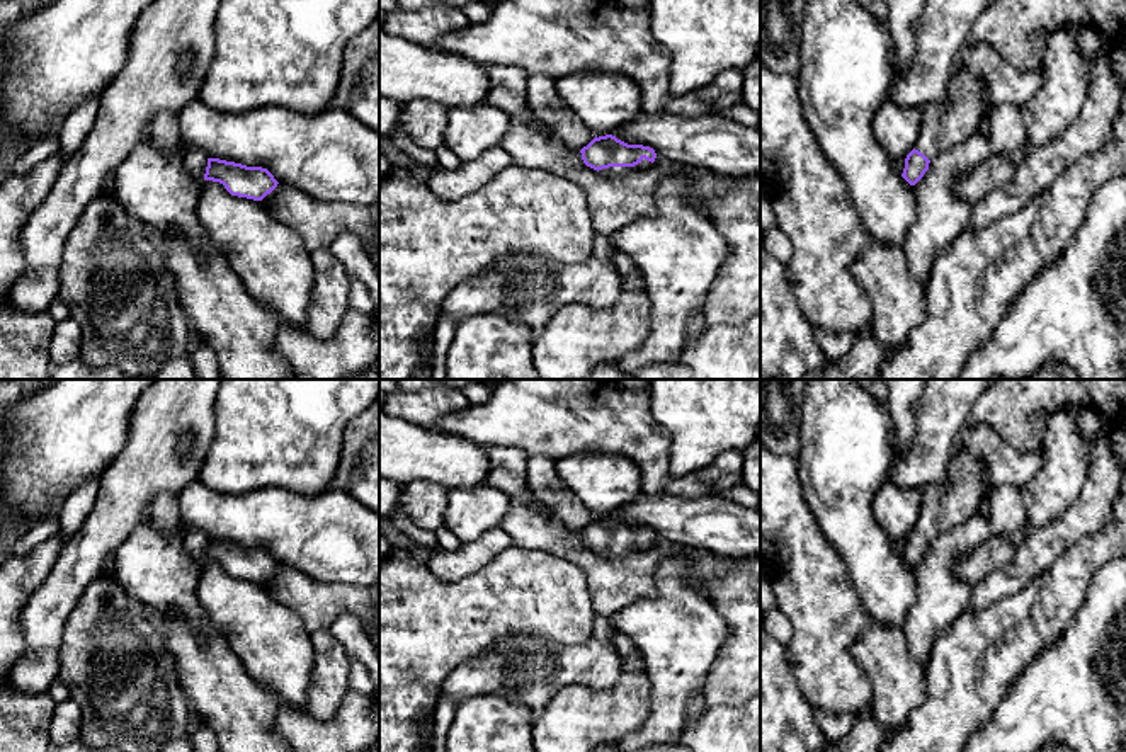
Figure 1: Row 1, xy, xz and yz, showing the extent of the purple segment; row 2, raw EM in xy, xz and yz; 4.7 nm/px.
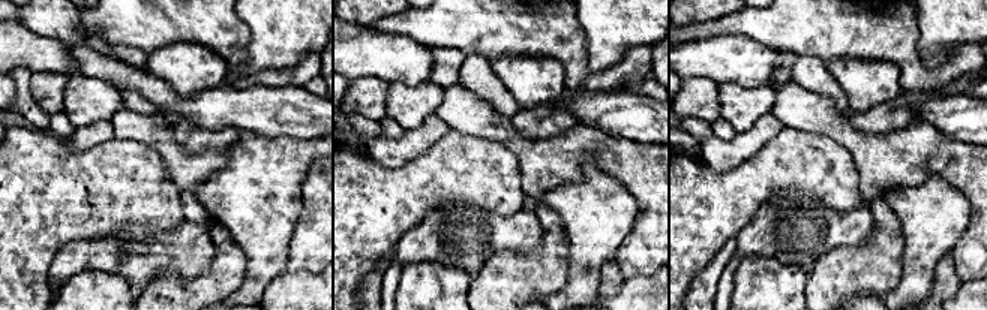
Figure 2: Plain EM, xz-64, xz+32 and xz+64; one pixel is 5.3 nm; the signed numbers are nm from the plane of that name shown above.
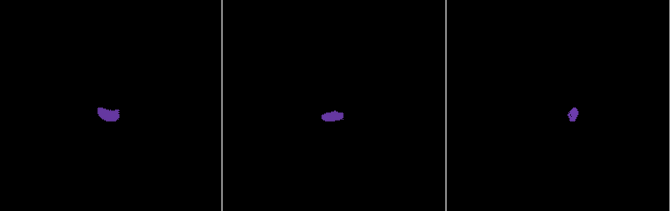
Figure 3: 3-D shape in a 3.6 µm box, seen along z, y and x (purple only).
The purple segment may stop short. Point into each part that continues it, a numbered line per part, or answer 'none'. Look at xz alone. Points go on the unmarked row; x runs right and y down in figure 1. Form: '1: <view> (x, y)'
1: xz (613, 552)

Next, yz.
1: yz (963, 490)

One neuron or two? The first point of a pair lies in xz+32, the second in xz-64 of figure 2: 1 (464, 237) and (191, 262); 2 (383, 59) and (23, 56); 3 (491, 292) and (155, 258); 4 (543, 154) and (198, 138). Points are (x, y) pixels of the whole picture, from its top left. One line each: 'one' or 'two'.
1: one
2: one
3: two
4: two

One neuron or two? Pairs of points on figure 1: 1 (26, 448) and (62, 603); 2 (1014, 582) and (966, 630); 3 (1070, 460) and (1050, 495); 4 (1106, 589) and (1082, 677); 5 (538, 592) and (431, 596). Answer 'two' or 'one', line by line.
1: two
2: two
3: one
4: one
5: one

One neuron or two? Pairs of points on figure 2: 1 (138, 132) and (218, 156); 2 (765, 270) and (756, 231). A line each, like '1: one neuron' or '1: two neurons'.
1: one neuron
2: two neurons

